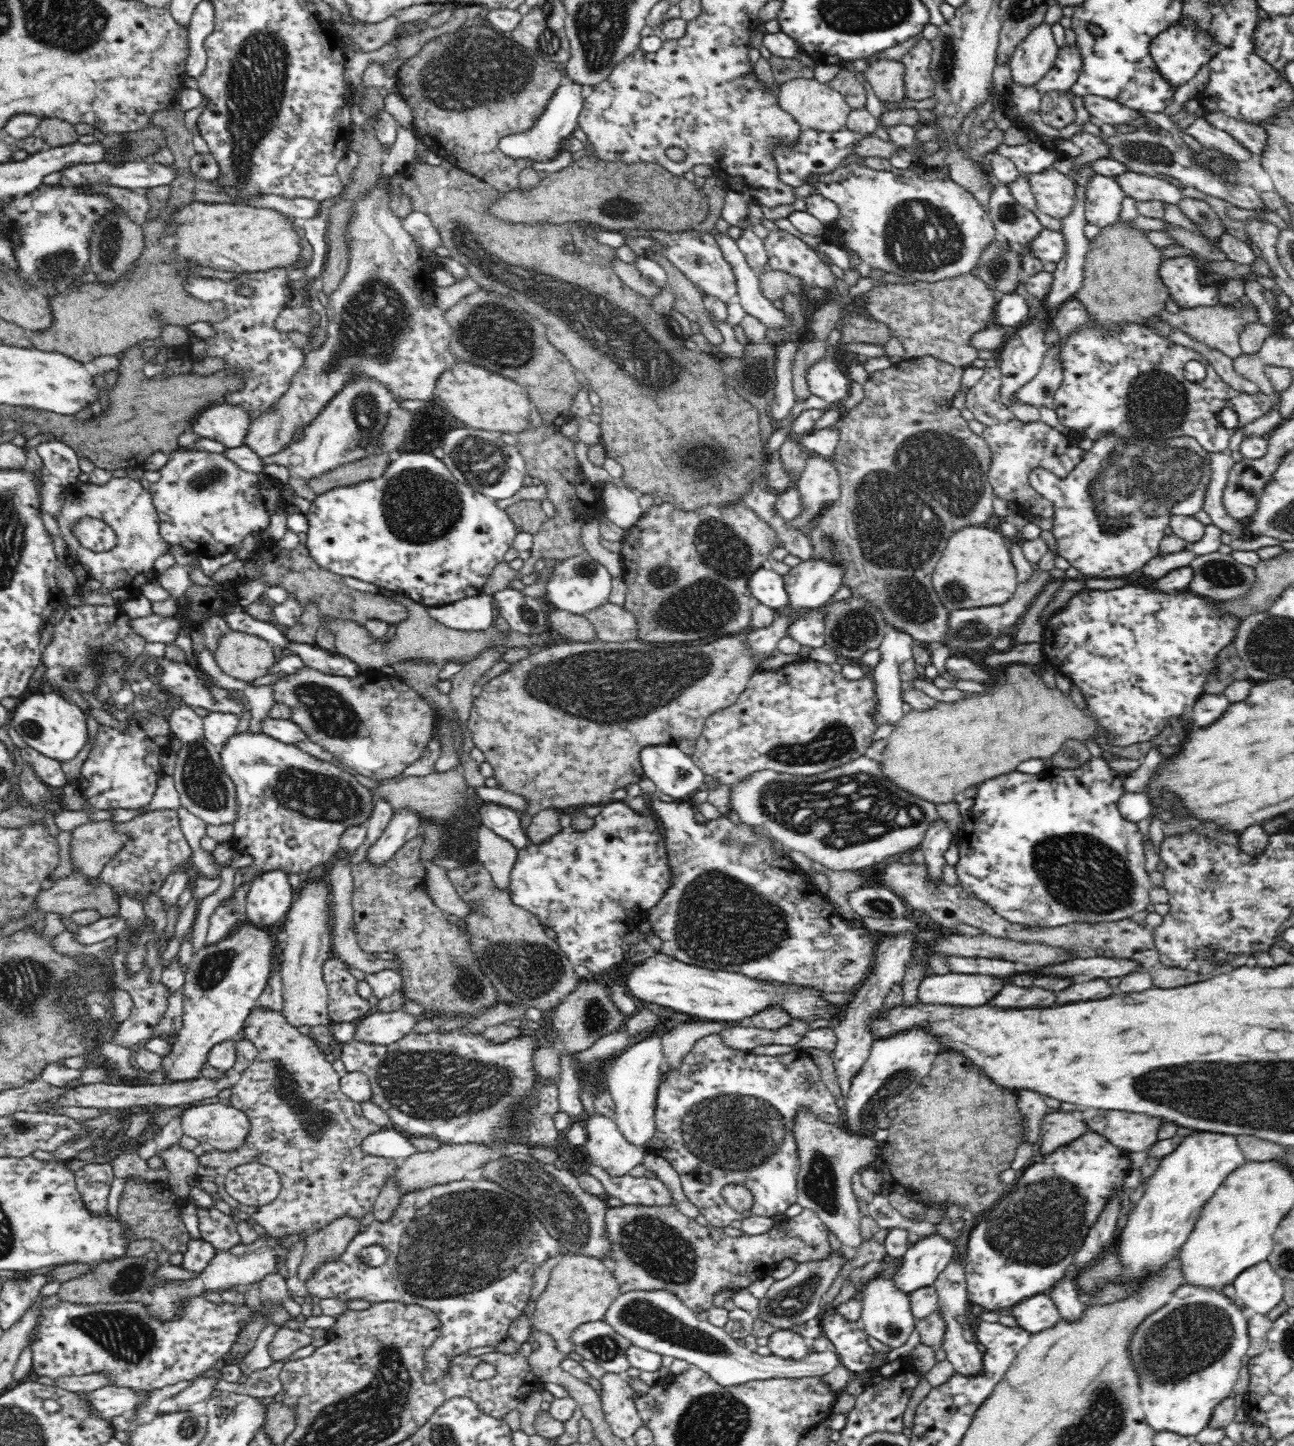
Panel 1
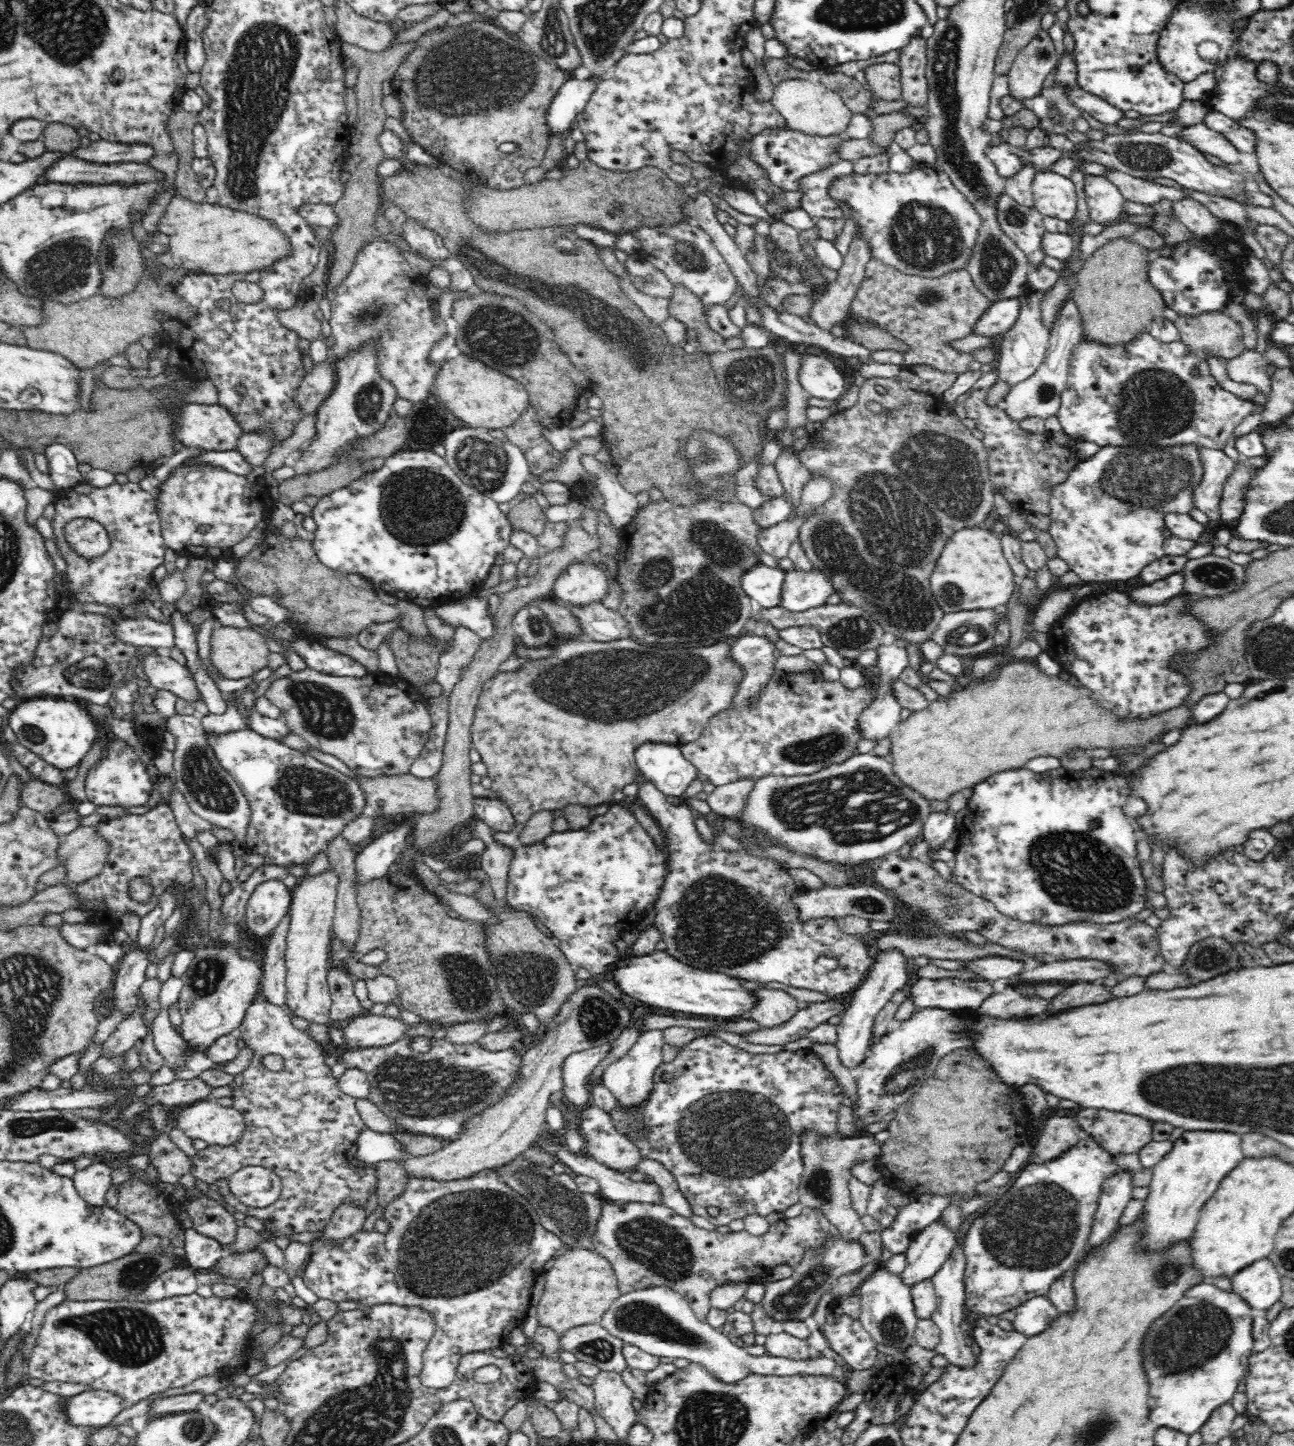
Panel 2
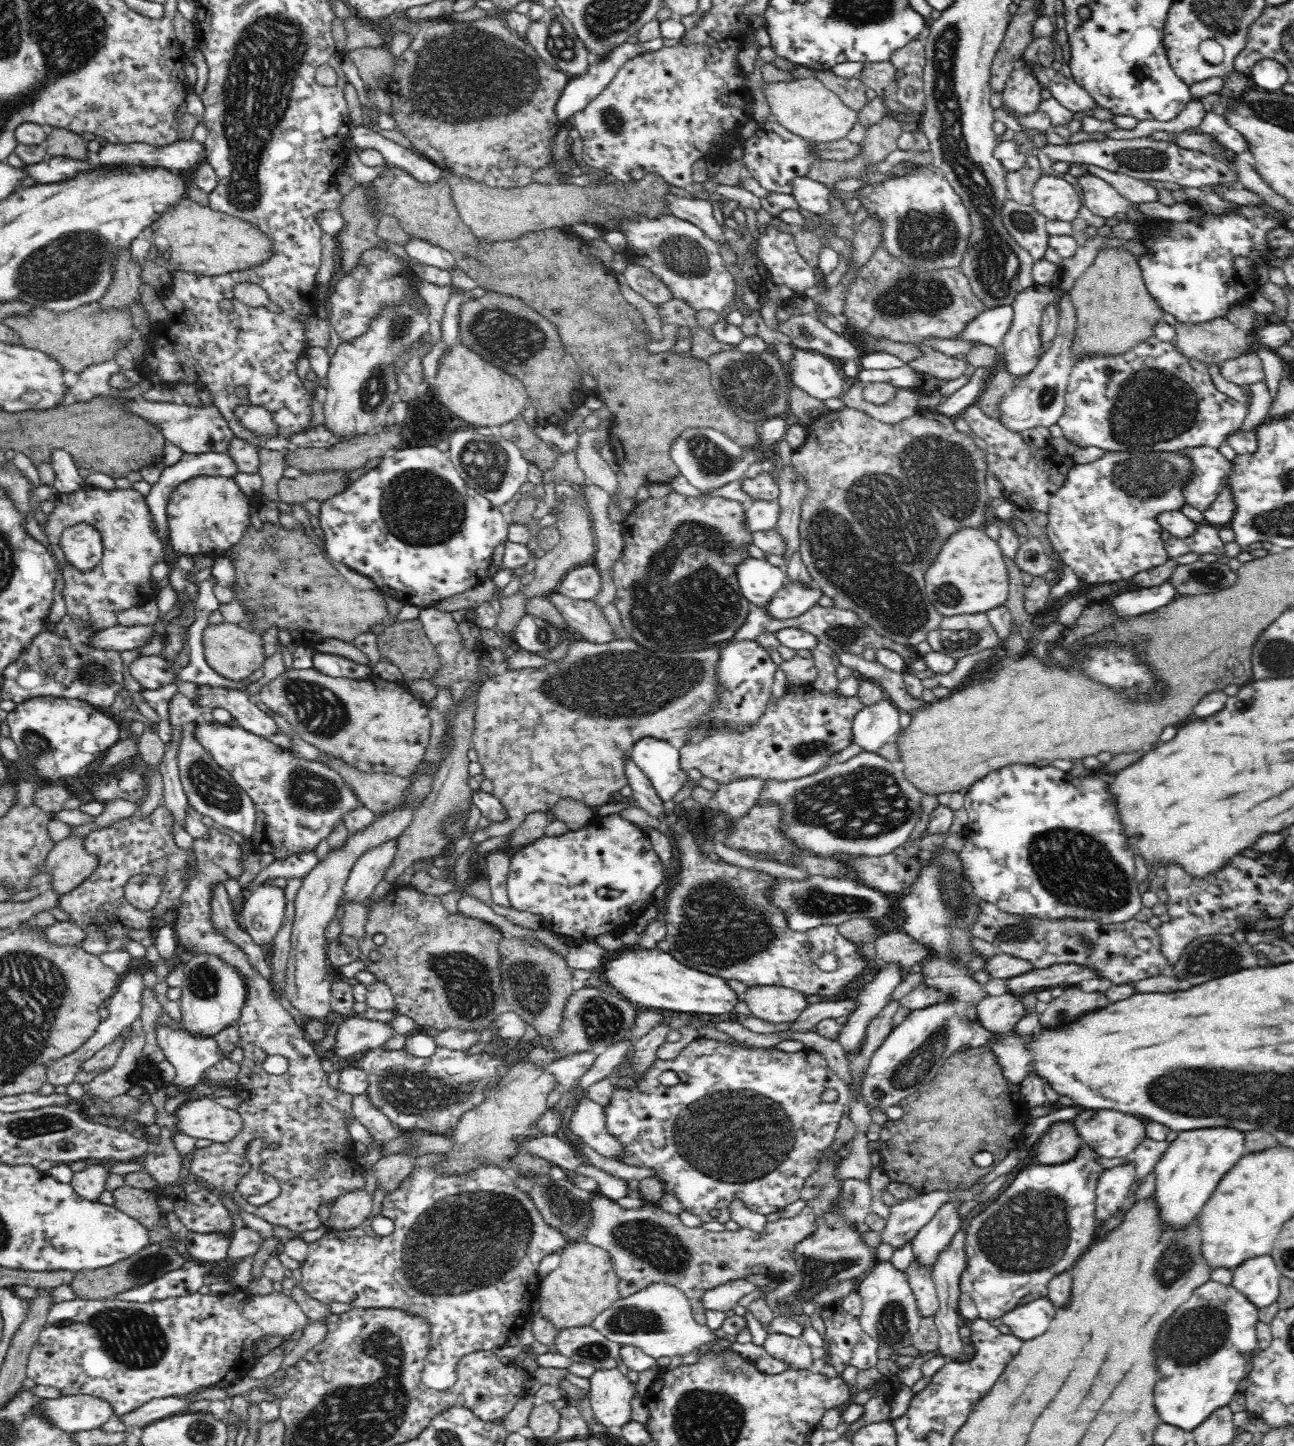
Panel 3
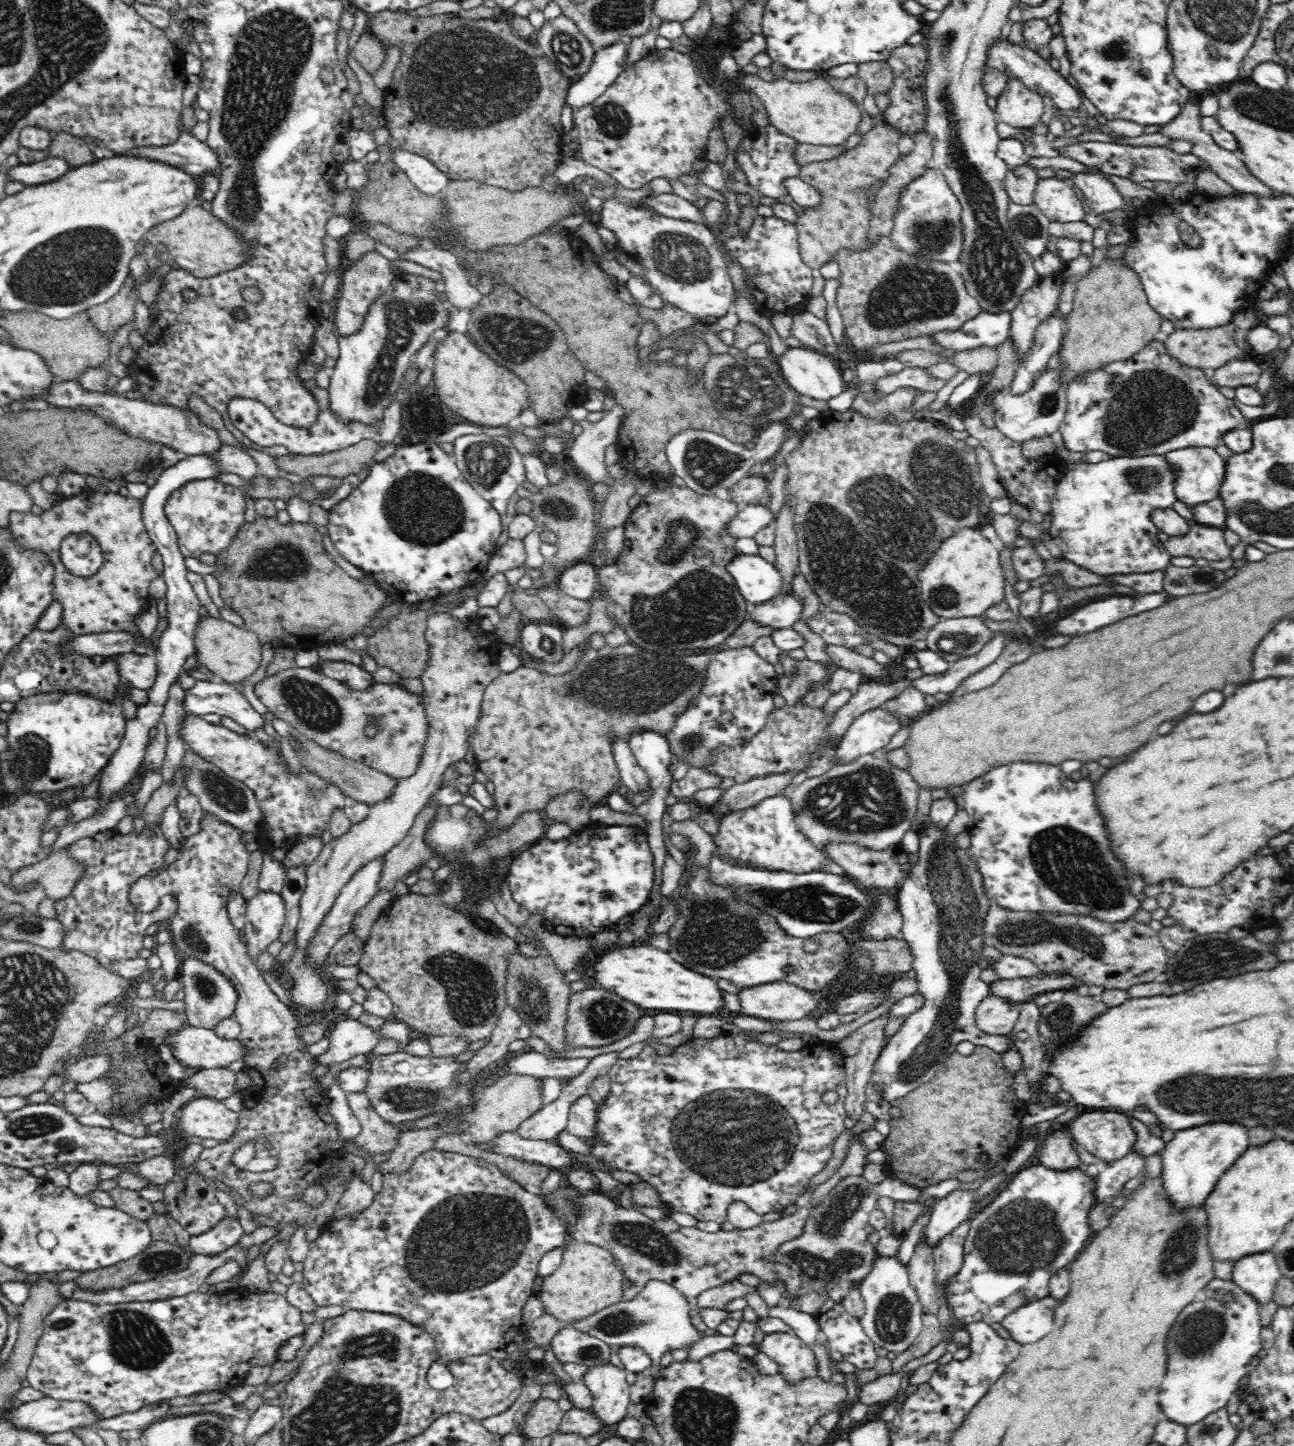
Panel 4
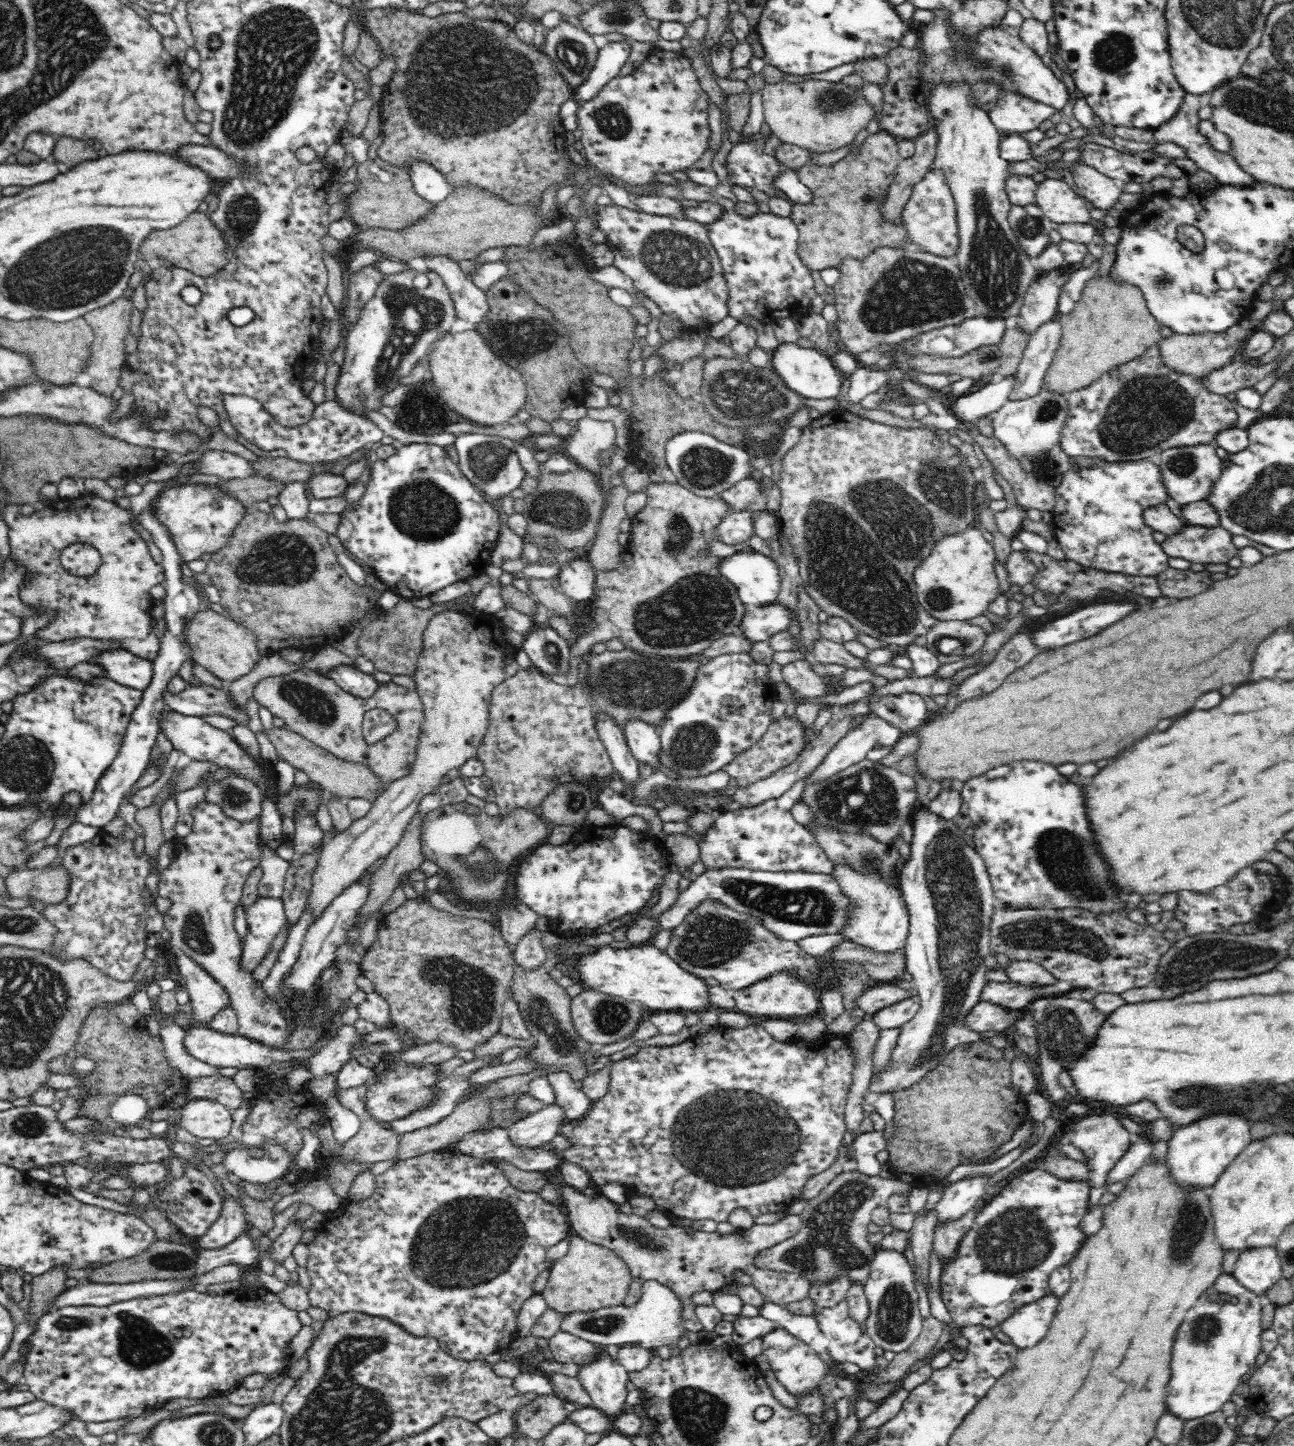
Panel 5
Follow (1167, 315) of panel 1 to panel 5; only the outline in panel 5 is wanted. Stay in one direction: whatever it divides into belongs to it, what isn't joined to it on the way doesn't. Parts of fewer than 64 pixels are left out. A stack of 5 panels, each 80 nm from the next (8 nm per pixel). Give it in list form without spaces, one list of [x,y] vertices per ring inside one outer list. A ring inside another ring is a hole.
[[[1238,325],[1227,328],[1225,331],[1208,331],[1202,334],[1178,334],[1173,332],[1170,337],[1161,338],[1157,344],[1164,361],[1172,369],[1180,371],[1180,373],[1190,373],[1204,377],[1209,372],[1226,366],[1236,354],[1240,354],[1247,341],[1248,334],[1248,332],[1242,331]]]

